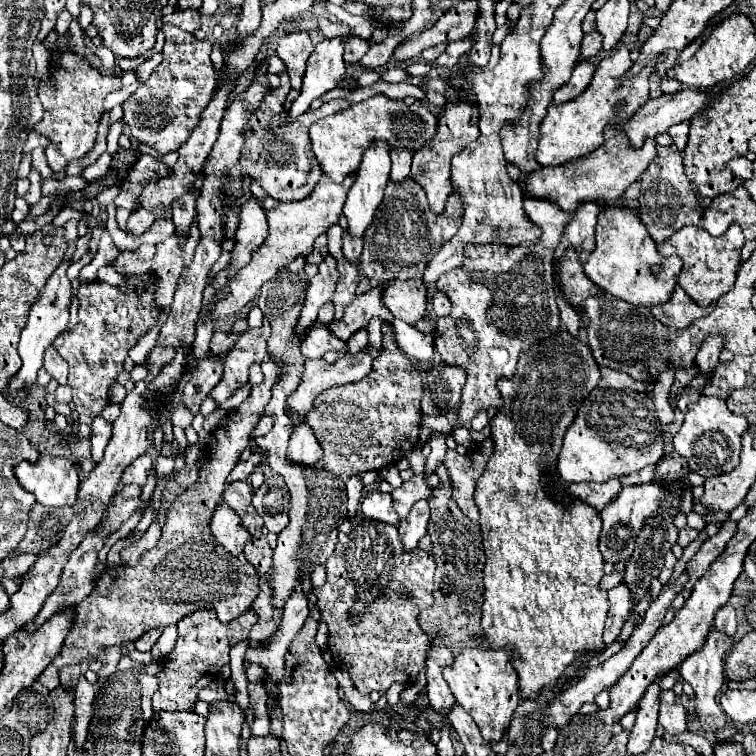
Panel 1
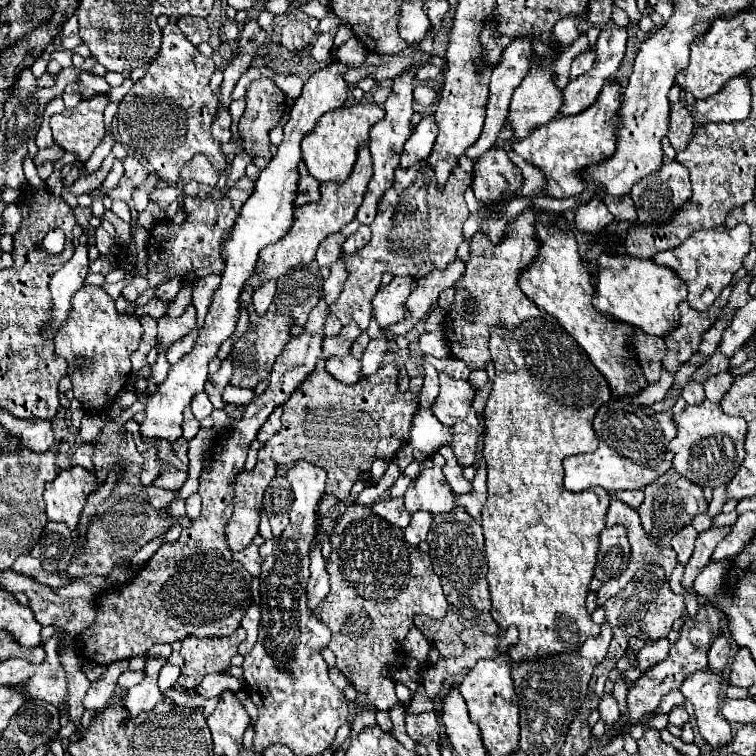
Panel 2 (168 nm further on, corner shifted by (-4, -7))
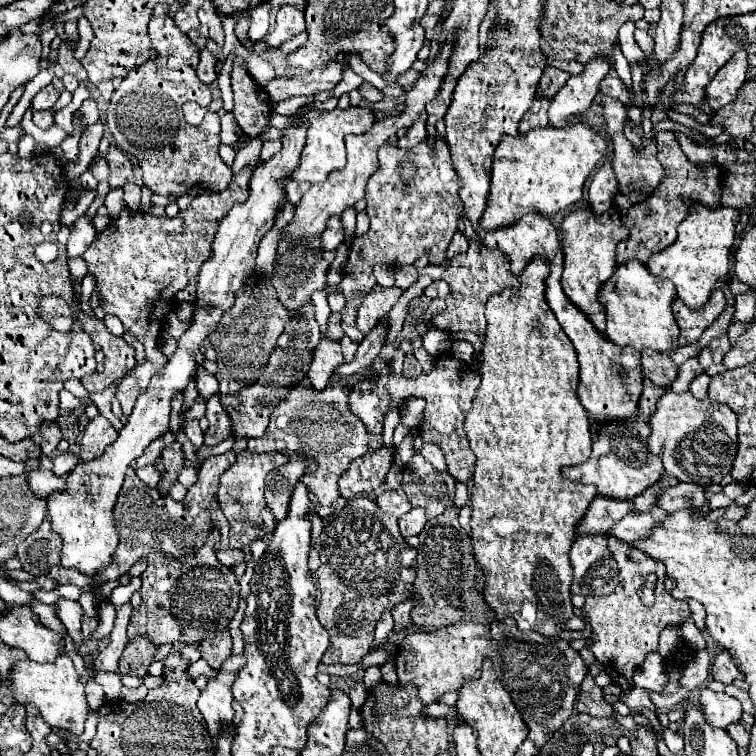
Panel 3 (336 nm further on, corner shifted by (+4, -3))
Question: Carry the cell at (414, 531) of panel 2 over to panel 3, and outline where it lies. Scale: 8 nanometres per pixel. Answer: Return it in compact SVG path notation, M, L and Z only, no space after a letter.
M414 507L410 513L406 513L404 517L400 517L398 523L400 523L400 533L404 537L408 537L408 535L420 535L420 531L422 531L422 527L426 523L424 509Z

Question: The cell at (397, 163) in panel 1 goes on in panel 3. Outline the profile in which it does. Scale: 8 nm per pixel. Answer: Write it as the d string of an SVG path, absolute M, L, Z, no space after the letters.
M420 113L420 117L406 131L406 135L402 139L398 139L398 145L404 147L404 149L408 149L408 147L416 147L424 139L426 139L426 113Z

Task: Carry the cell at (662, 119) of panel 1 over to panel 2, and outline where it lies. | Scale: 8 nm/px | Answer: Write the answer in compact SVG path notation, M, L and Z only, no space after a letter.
M734 77L734 81L728 81L724 89L708 99L696 101L694 107L690 109L694 125L704 125L704 123L718 123L718 121L744 121L750 111L750 87L748 79Z

